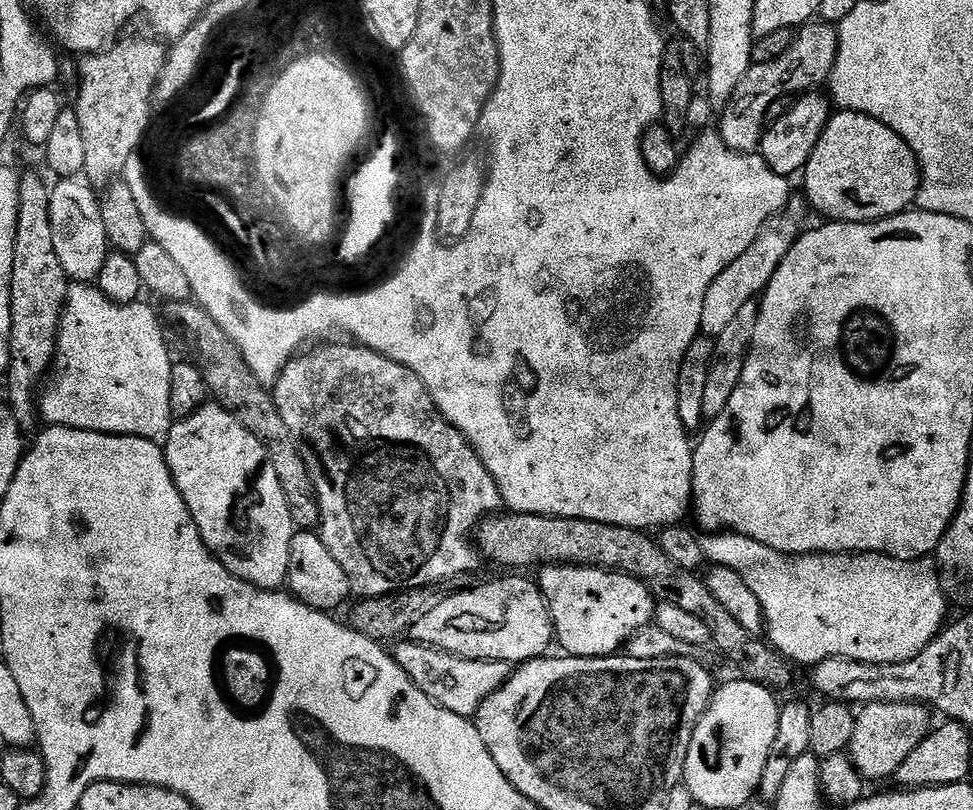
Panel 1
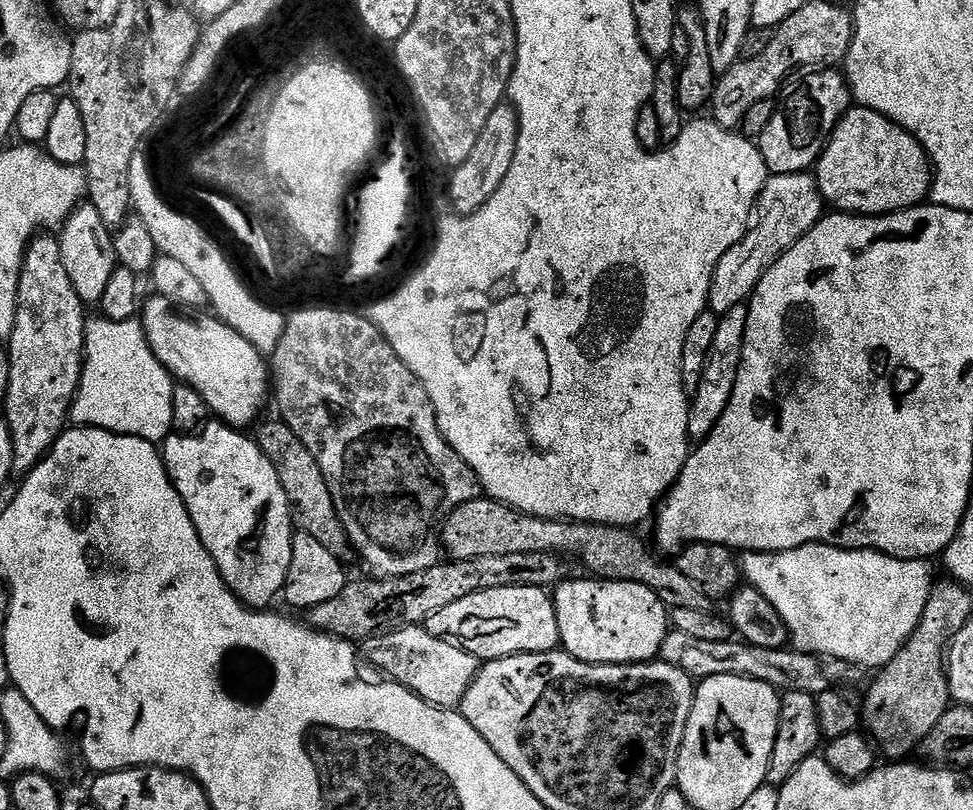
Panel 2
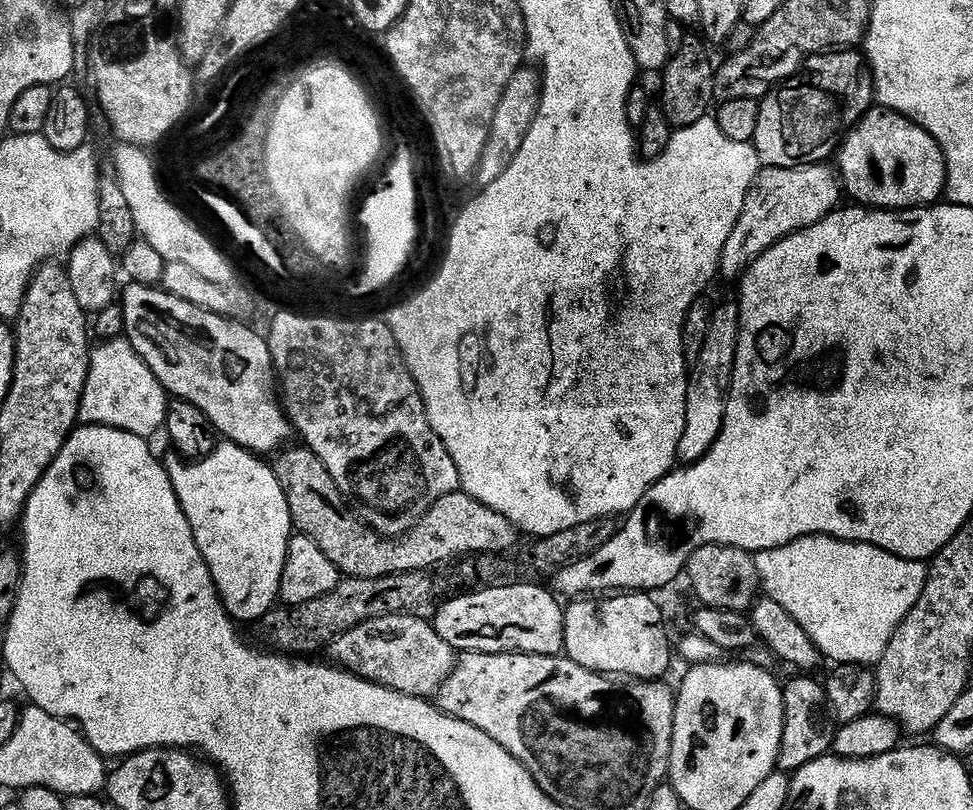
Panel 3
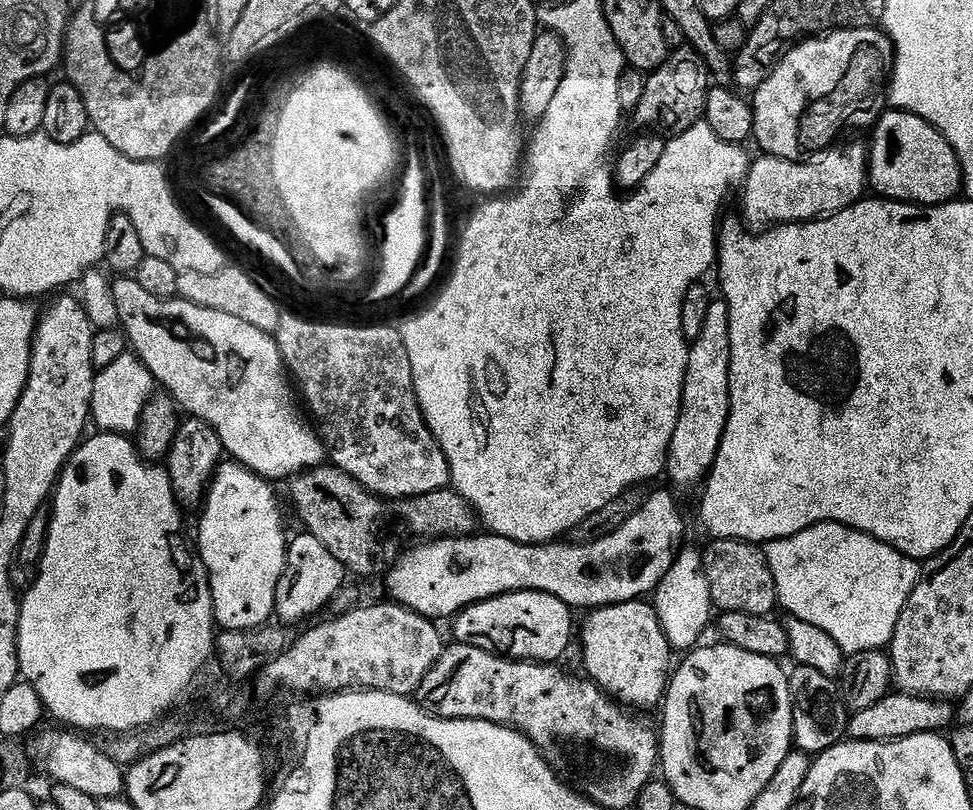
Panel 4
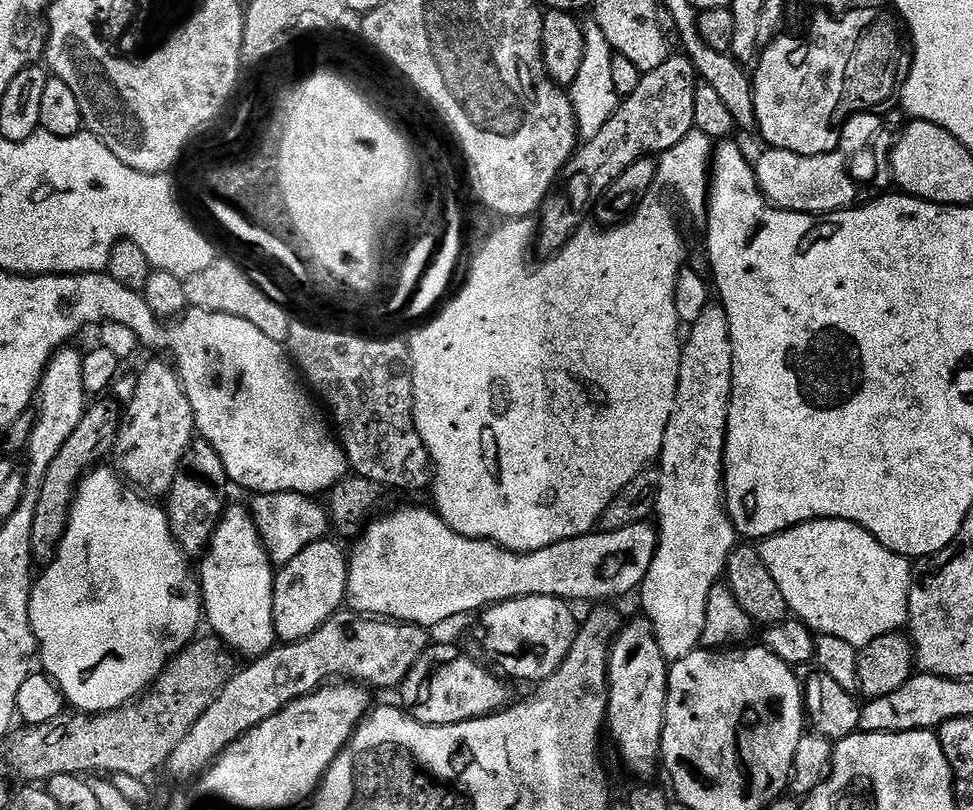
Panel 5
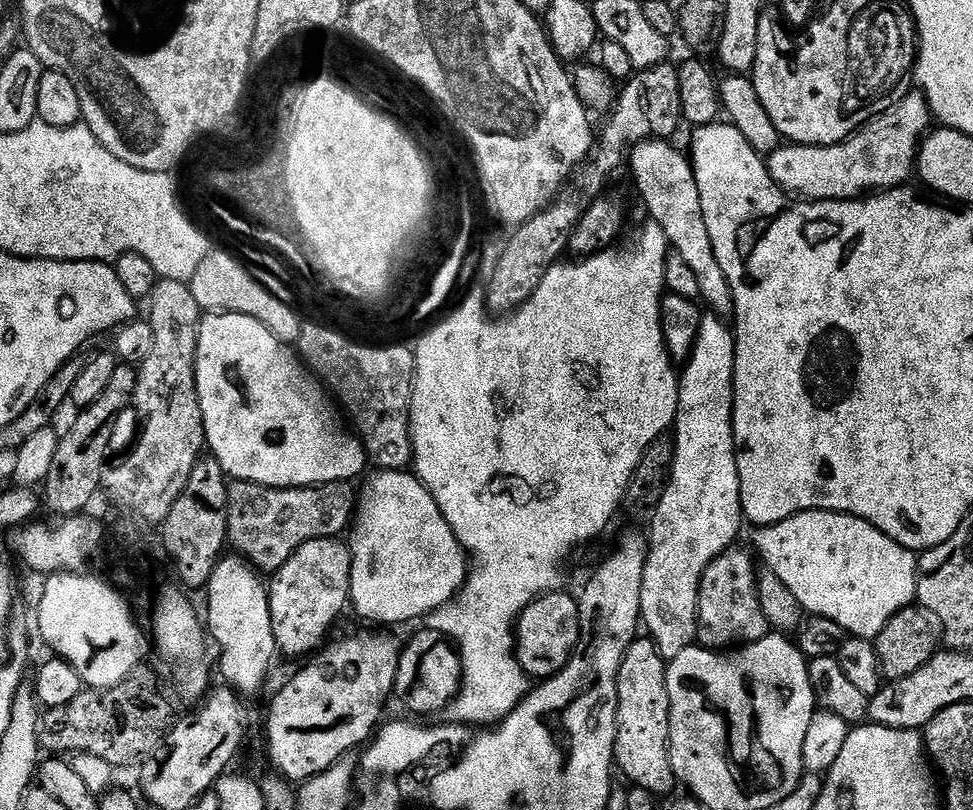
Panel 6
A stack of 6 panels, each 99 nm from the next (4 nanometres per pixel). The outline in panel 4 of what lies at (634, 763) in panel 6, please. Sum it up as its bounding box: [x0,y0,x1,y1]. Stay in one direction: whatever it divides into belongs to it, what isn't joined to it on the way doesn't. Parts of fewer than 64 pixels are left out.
[578,600,674,710]

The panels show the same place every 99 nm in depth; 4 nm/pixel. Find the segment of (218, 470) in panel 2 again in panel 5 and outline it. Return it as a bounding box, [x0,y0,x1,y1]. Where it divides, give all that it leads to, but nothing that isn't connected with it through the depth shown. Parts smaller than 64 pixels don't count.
[198,507,278,657]

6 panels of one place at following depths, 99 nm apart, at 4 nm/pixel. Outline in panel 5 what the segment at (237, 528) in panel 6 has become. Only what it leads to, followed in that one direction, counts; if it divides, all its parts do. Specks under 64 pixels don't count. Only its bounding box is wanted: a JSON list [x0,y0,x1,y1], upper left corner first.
[250,492,329,565]

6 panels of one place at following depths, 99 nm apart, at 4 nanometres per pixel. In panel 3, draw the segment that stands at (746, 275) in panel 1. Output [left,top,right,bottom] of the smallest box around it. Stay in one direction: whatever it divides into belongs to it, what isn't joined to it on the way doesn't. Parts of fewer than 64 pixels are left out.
[719,163,842,281]

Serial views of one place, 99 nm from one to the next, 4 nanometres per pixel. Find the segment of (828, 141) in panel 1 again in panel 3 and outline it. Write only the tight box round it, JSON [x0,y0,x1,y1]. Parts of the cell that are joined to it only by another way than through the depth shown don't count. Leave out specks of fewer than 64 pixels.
[838,106,946,210]

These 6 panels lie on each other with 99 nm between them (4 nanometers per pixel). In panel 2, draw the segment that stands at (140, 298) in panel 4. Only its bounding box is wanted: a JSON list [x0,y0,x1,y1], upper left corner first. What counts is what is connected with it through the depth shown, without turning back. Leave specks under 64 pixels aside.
[142,294,270,430]

